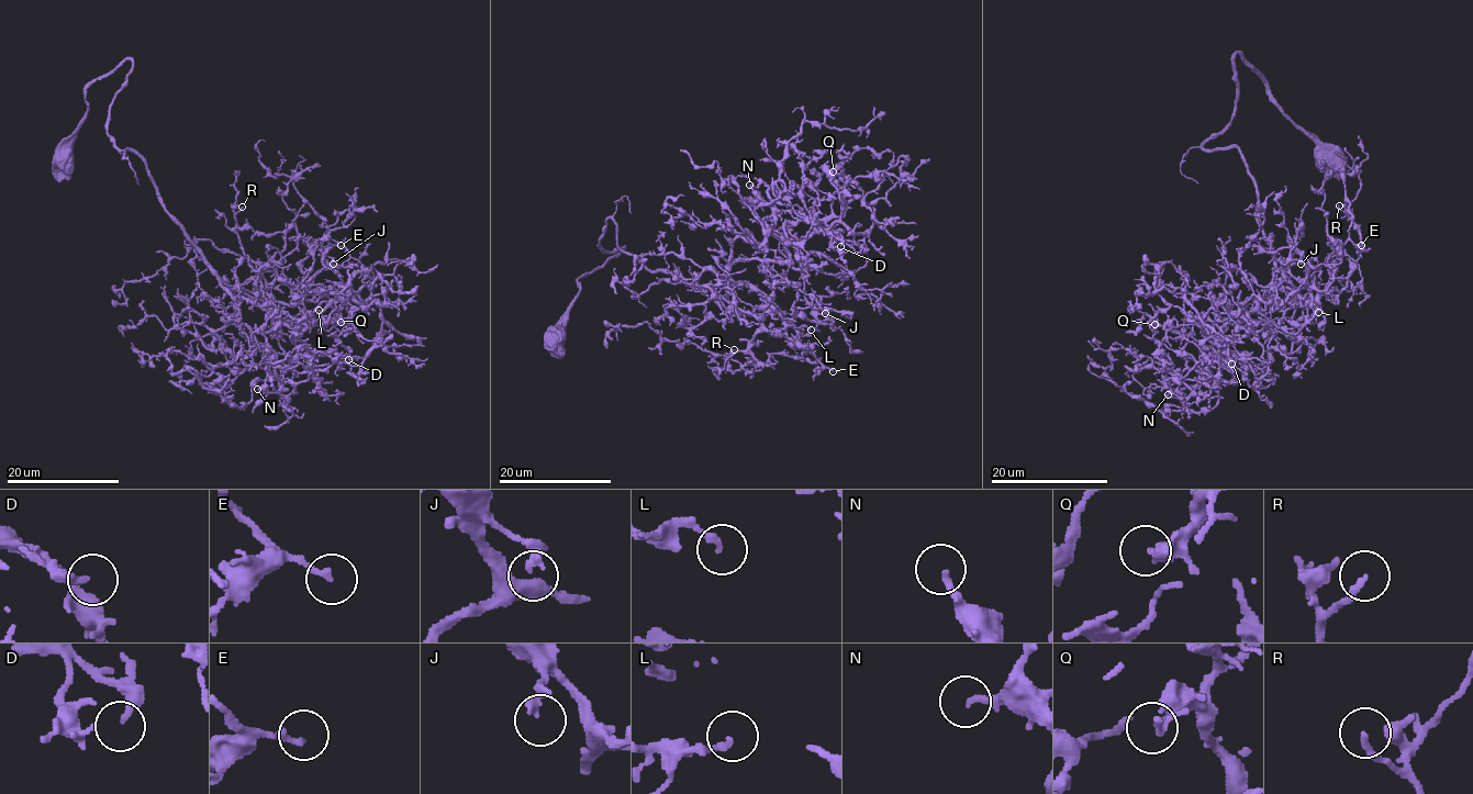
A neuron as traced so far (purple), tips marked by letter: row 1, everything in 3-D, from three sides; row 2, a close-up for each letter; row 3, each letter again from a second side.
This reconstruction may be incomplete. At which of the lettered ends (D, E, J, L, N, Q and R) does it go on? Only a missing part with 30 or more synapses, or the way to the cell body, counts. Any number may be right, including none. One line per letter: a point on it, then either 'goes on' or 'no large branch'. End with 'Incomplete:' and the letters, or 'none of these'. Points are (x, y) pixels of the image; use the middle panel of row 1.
D: (840, 246) | no large branch
E: (833, 371) | no large branch
J: (825, 313) | no large branch
L: (811, 330) | no large branch
N: (749, 185) | goes on
Q: (833, 171) | no large branch
R: (734, 349) | goes on
Incomplete: N, R

